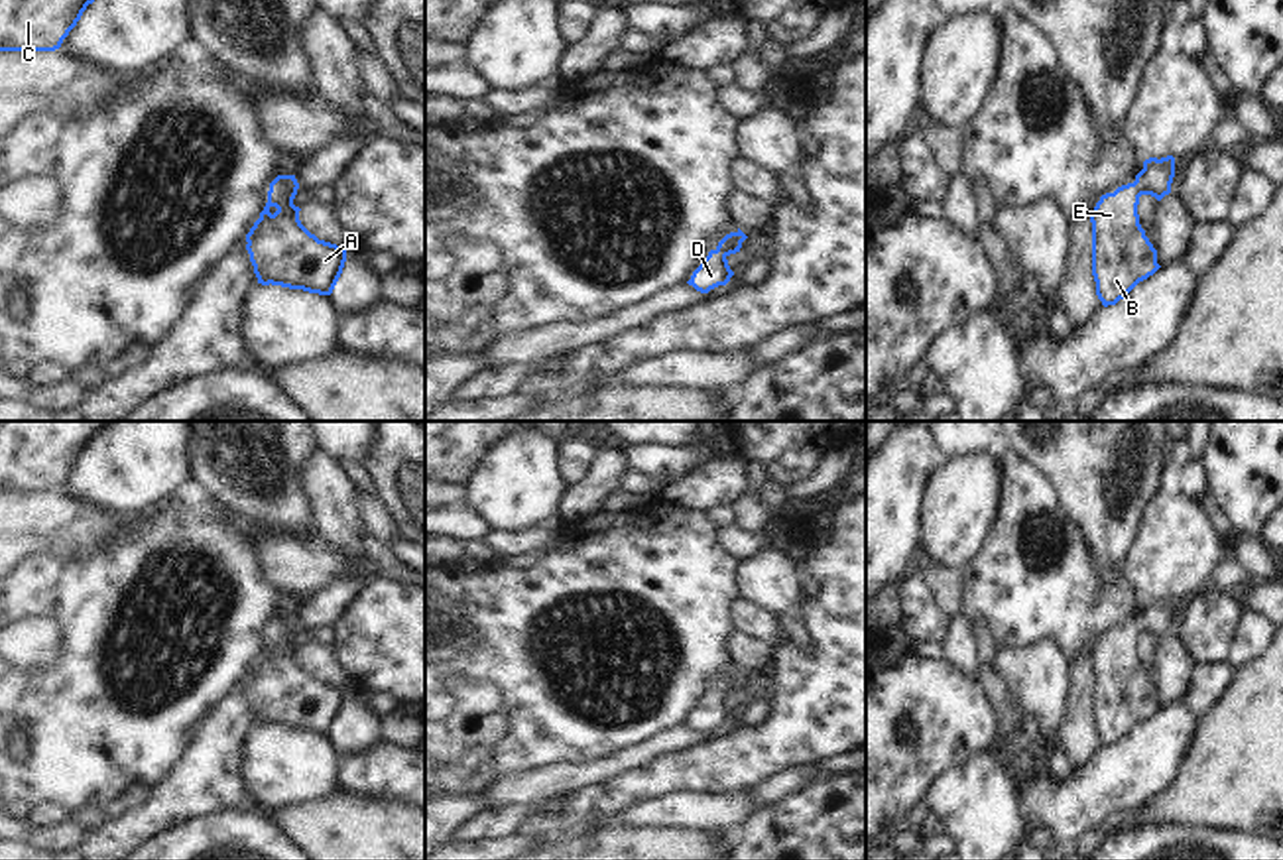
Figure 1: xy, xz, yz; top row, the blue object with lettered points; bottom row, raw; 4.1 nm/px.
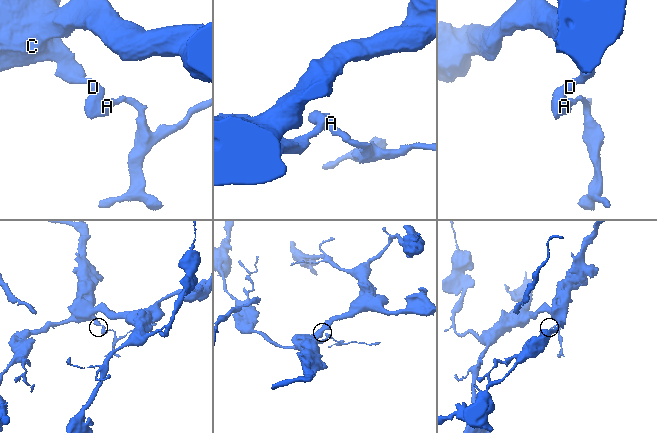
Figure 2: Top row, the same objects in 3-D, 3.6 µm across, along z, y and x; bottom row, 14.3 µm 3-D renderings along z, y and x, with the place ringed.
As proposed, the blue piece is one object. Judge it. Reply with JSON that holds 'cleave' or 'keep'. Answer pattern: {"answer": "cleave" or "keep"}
{"answer": "keep"}

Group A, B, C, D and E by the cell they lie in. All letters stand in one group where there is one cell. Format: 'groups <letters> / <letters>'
groups A B C D E

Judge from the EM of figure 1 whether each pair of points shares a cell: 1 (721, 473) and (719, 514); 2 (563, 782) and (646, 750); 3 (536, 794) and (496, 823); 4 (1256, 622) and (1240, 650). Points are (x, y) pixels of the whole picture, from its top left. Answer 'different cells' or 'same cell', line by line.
1: different cells
2: same cell
3: different cells
4: same cell

